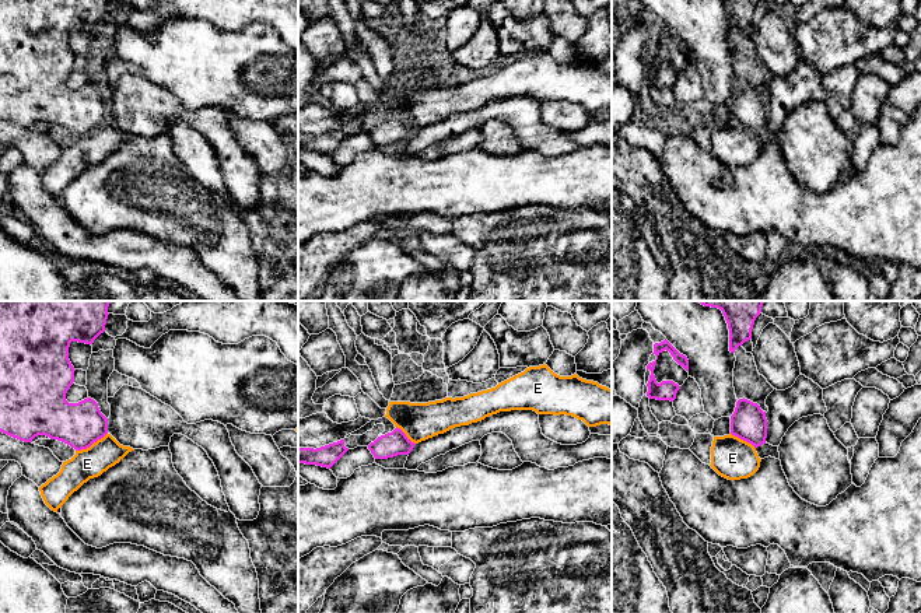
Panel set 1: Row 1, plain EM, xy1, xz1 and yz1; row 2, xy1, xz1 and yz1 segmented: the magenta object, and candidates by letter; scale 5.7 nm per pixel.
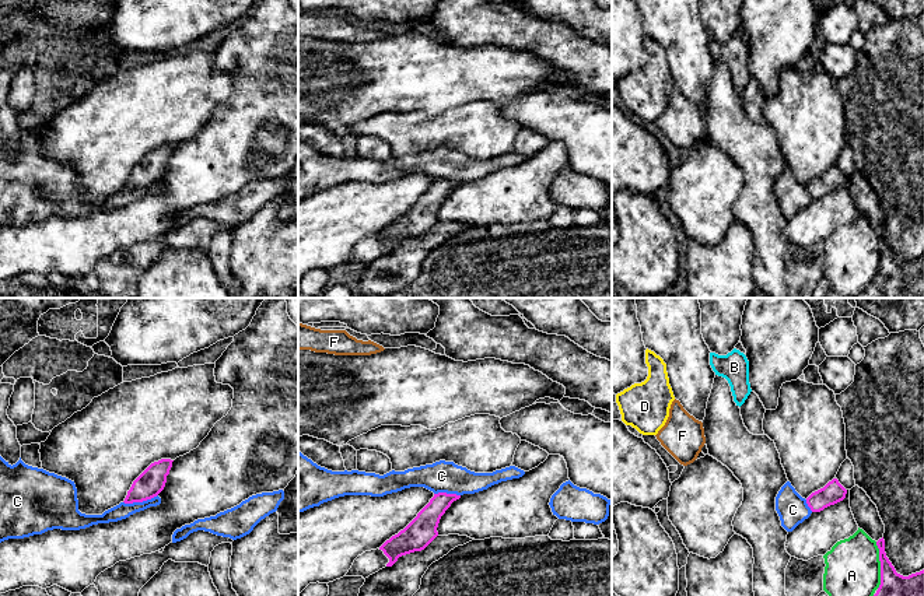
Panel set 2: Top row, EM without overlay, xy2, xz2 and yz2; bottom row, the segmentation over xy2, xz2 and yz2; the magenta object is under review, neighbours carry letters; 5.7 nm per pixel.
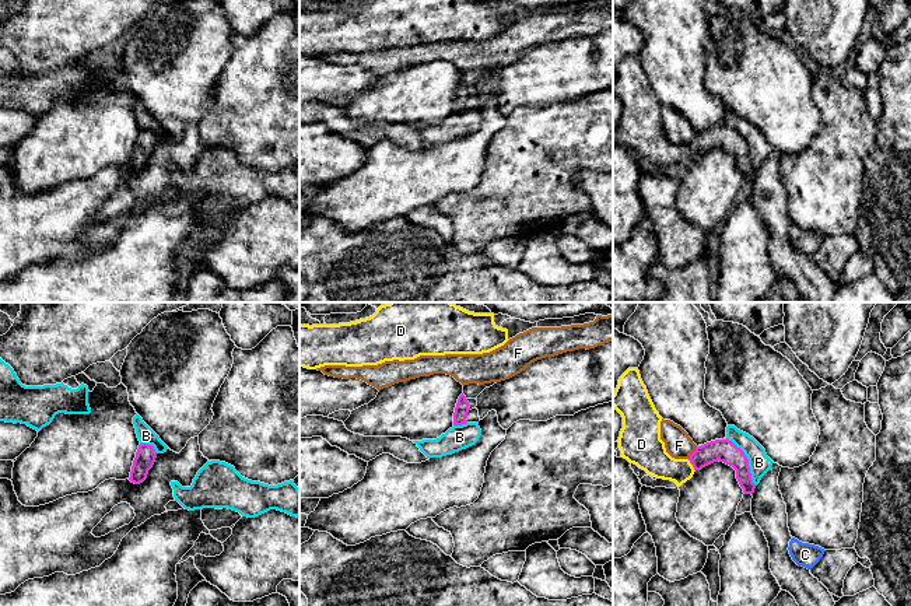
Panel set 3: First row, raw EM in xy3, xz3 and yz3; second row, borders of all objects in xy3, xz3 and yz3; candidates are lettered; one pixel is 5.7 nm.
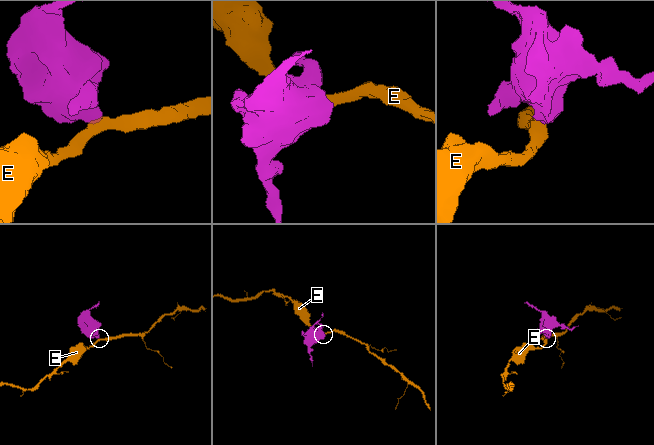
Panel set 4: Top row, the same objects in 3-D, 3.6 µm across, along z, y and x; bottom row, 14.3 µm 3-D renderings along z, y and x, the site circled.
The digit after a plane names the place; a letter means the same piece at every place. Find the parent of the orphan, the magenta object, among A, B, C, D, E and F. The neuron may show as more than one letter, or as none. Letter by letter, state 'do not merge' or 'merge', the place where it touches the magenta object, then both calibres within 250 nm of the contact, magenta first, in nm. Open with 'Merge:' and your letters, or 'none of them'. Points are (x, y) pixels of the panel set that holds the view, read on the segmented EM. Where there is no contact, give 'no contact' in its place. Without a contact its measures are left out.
Merge: D
A: do not merge | yz2 (881, 565) | 140/320 nm
B: do not merge | yz3 (747, 461) | 130/120 nm
C: do not merge | xy2 (140, 501) | 160/90 nm
D: merge | yz3 (691, 463) | 130/190 nm
E: do not merge | xy1 (91, 444) | 260/180 nm
F: do not merge | yz3 (693, 452) | 130/160 nm

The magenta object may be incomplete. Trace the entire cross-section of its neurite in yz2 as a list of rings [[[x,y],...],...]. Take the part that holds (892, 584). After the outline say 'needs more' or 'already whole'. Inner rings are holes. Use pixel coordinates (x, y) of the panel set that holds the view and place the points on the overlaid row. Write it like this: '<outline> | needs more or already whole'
[[[883,537],[876,541],[881,561],[881,585],[874,596],[924,596],[924,569],[909,576],[896,572],[885,553]]] | already whole

